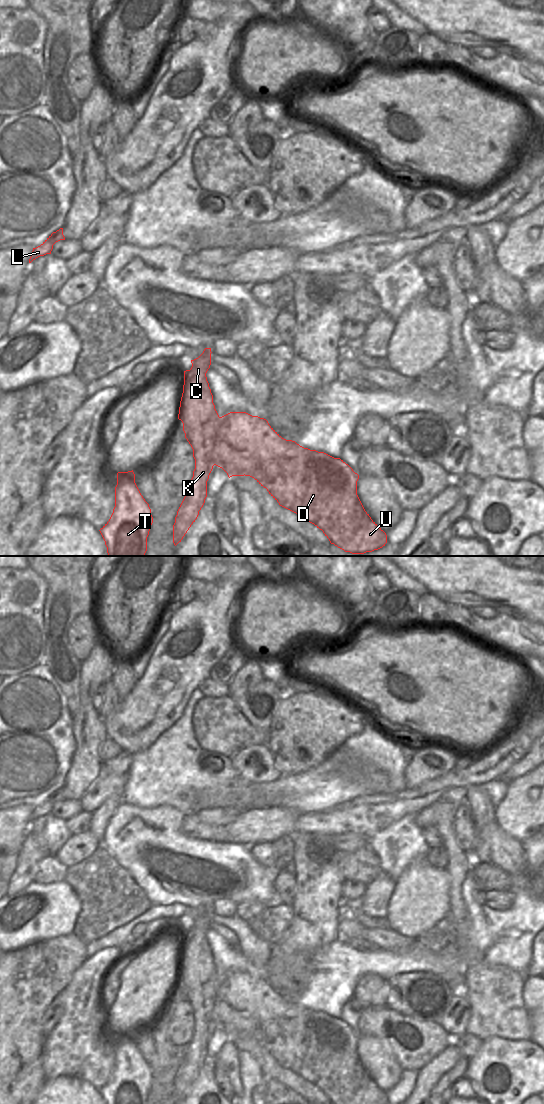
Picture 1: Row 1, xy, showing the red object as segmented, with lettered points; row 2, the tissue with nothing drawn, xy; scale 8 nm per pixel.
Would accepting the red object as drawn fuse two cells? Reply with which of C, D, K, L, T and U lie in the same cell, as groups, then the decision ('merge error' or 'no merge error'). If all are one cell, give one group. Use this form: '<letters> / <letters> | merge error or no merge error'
C K L T / D U | merge error

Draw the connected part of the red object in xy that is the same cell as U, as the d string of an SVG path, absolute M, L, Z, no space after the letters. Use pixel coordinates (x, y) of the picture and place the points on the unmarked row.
M230 972L219 978L217 997L229 1006L237 1031L254 1038L280 1066L323 1091L331 1104L386 1104L386 1093L365 1071L358 1055L359 1035L340 1018L282 998L264 978Z

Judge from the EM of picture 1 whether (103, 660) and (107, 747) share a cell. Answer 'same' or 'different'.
different

